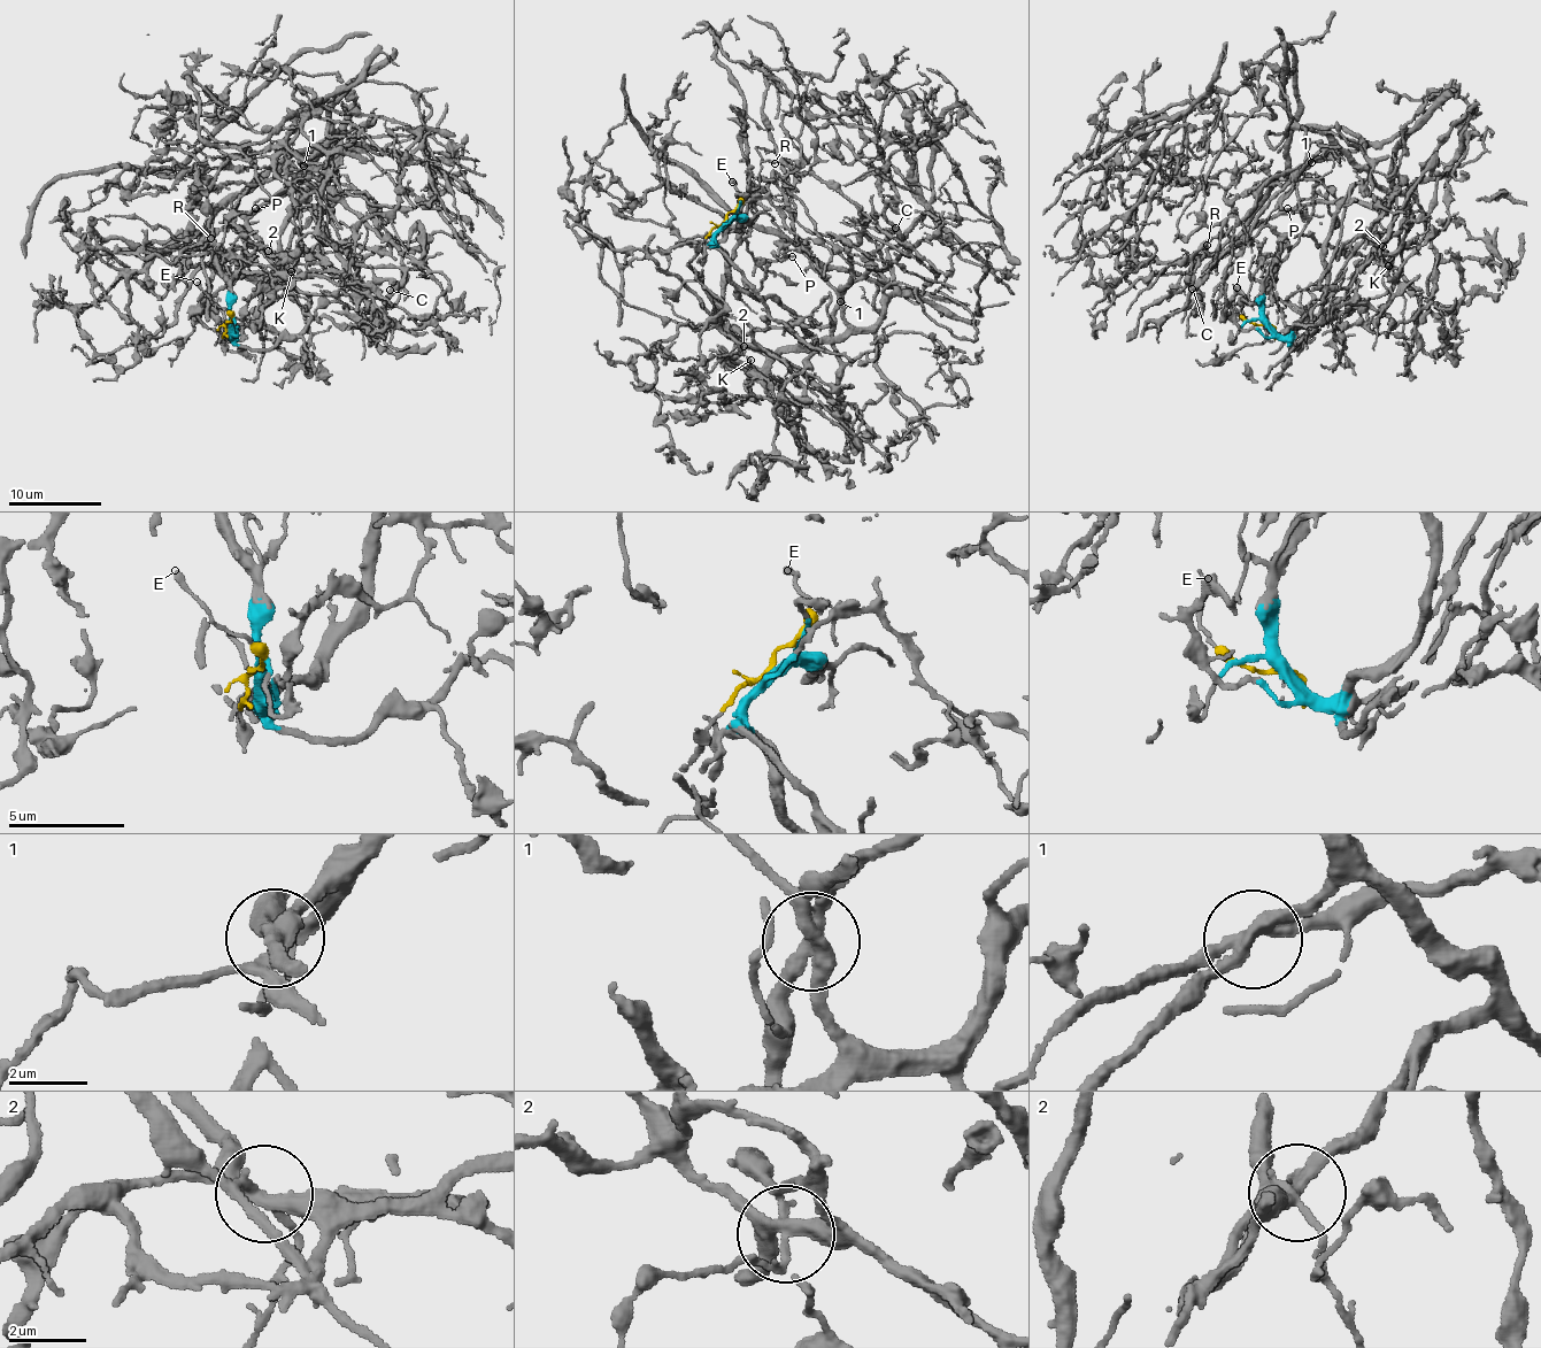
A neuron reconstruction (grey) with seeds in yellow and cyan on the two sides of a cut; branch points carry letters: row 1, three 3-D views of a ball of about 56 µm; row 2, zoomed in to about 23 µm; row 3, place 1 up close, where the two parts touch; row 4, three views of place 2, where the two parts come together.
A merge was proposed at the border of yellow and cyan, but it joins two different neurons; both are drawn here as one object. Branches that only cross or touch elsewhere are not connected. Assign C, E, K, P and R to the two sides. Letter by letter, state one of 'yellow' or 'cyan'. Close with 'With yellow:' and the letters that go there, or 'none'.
C: cyan
E: yellow
K: cyan
P: cyan
R: cyan
With yellow: E

